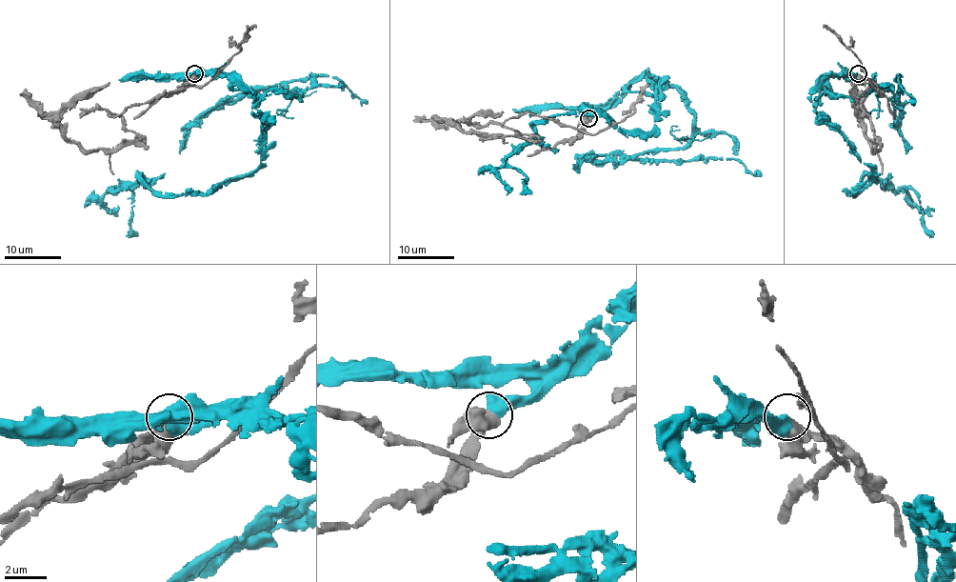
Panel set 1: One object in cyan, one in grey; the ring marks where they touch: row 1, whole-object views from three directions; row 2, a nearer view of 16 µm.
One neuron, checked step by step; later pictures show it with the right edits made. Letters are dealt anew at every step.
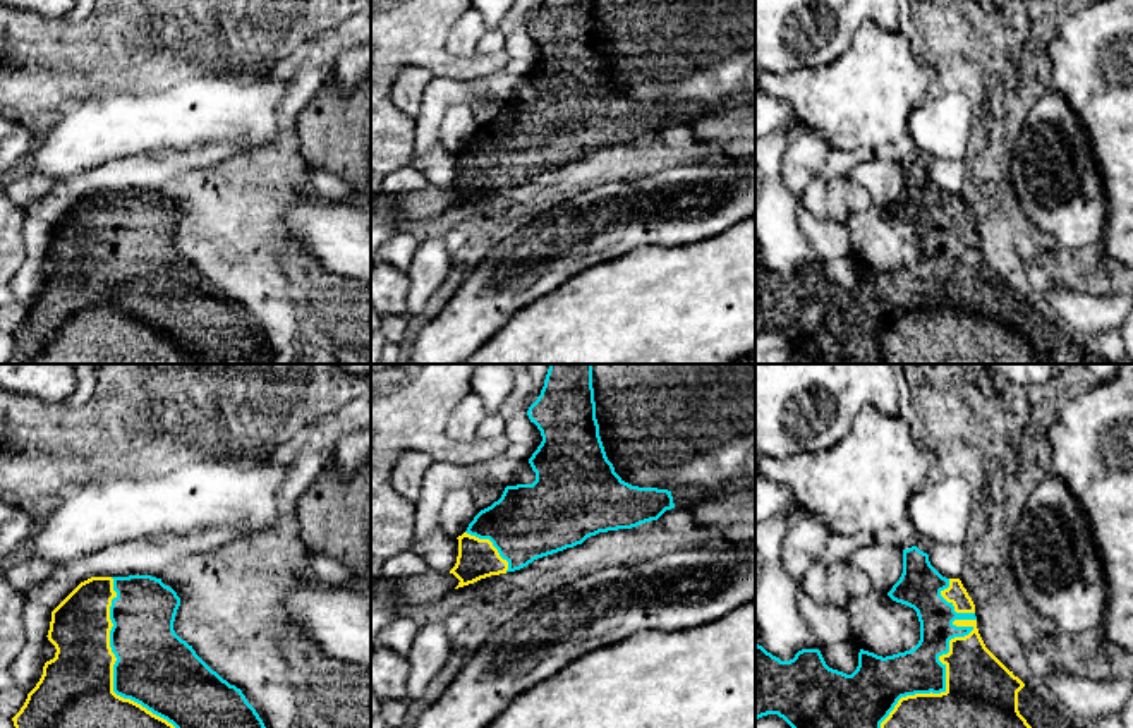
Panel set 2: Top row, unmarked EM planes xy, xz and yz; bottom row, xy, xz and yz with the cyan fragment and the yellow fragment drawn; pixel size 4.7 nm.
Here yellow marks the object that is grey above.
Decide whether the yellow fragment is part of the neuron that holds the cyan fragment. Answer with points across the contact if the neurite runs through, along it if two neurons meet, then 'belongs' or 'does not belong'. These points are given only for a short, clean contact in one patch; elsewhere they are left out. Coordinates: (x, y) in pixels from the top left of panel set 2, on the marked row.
belongs

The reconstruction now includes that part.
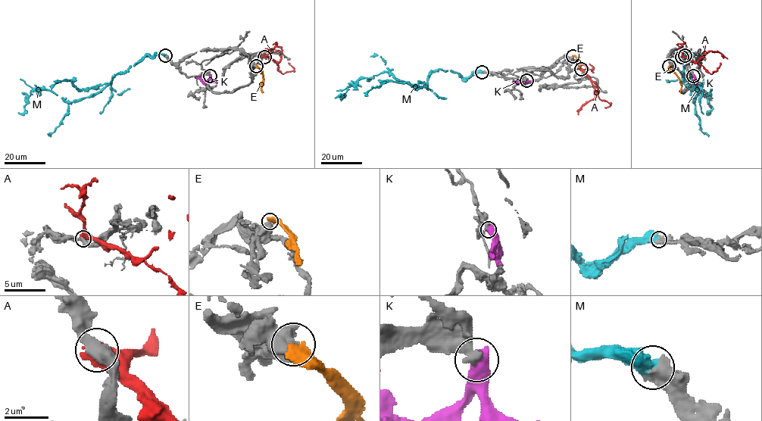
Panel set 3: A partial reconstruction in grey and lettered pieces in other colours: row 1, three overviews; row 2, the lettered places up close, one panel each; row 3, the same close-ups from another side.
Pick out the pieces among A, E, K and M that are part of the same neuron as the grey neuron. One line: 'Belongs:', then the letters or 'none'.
Belongs: M

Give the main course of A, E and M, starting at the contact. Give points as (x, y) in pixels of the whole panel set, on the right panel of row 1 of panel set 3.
A: (682, 57), (697, 61), (710, 51), (719, 51), (727, 58)
E: (669, 66), (679, 79), (680, 92)
M: (685, 55), (691, 55), (682, 73), (699, 85), (691, 89), (685, 84), (707, 96), (710, 112)

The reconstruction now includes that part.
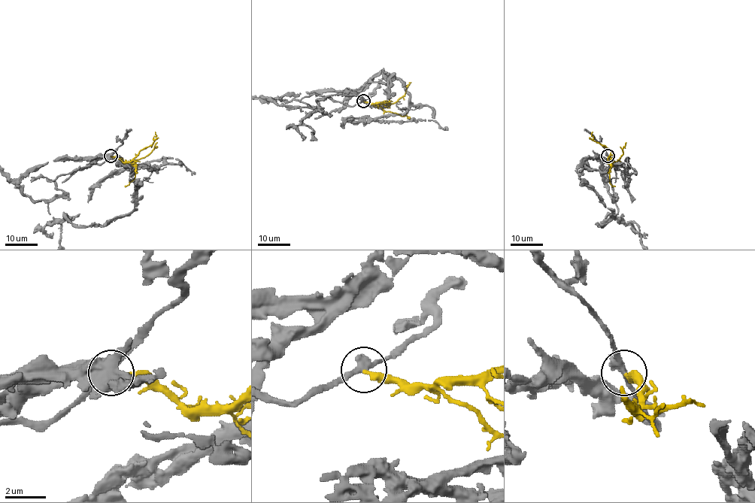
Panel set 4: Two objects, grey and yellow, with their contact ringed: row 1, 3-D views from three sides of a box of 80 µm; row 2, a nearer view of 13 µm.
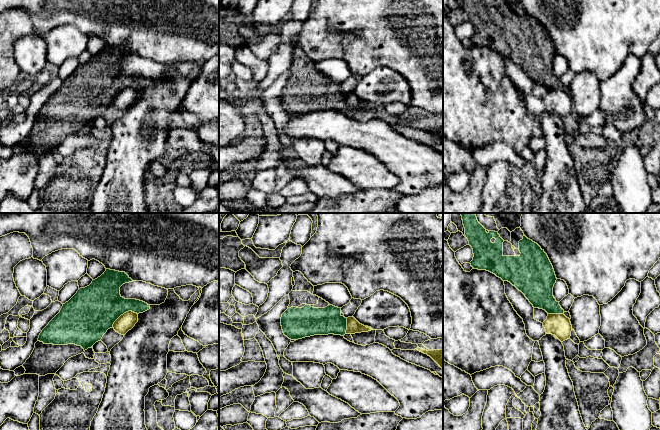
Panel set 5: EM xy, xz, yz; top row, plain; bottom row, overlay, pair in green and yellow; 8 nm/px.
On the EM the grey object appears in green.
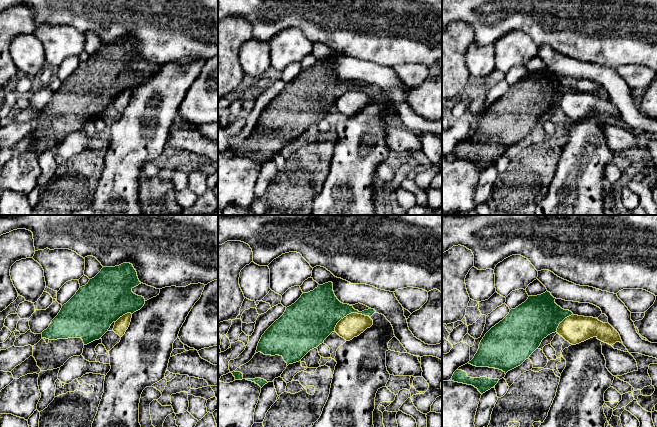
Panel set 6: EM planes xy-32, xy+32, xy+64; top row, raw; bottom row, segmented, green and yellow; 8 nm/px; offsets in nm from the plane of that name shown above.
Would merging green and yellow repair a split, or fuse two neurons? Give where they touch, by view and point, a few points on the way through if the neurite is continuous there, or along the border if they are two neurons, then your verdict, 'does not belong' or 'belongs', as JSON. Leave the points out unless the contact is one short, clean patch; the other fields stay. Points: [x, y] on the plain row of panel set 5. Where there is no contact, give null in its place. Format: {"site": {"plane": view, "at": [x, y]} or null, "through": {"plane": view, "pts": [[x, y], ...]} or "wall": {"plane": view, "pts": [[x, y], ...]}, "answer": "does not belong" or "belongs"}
{"site": {"plane": "xy", "at": [123, 89]}, "wall": {"plane": "xy", "pts": [[137, 89], [131, 87], [124, 88], [112, 102]]}, "answer": "does not belong"}

